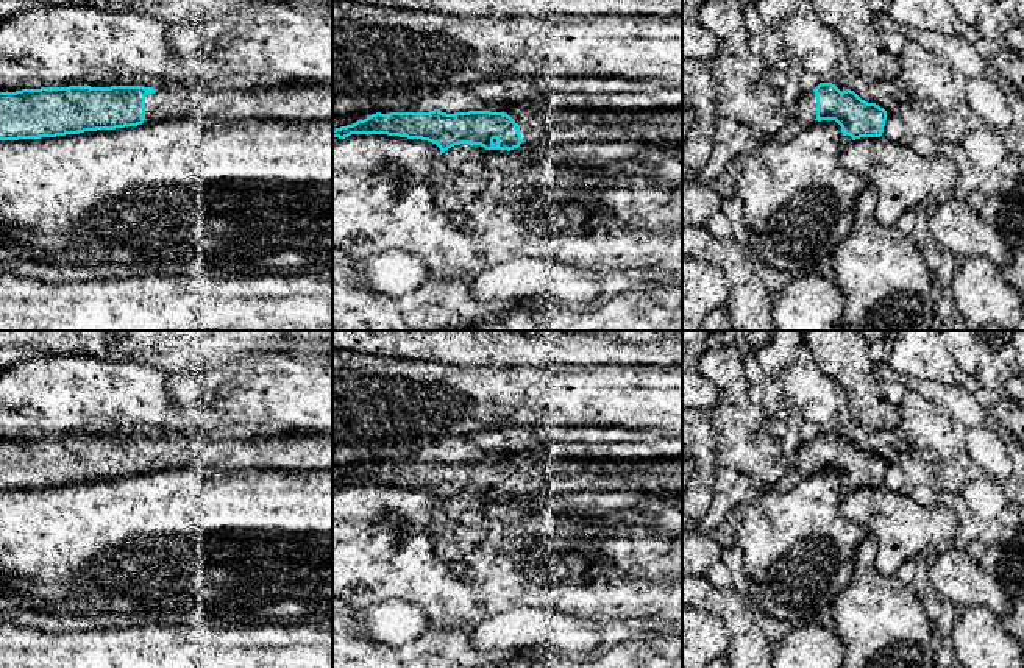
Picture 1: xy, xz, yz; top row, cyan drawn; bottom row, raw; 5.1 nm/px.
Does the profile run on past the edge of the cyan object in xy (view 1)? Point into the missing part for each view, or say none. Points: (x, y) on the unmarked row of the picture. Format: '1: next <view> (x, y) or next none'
1: next xy (272, 444)

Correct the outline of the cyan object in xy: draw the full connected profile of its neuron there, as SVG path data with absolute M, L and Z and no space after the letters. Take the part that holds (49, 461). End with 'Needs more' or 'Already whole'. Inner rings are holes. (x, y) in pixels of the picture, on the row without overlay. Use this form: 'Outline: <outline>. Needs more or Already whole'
Outline: M267 418L223 423L190 437L91 437L84 434L0 442L0 490L56 487L184 467L332 470L332 431L323 431L314 421Z. Needs more

